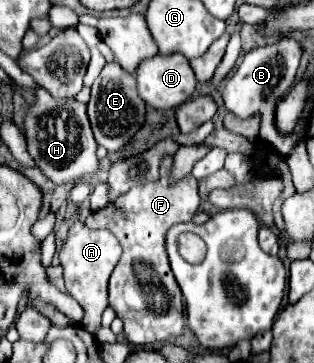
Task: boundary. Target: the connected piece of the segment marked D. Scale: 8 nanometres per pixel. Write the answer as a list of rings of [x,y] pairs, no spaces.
[[[180,53],[156,55],[152,59],[146,59],[144,63],[140,63],[140,67],[136,71],[136,79],[138,79],[138,95],[146,101],[146,105],[150,105],[154,109],[174,109],[174,107],[182,105],[184,101],[188,101],[196,91],[194,71],[192,71],[188,59]]]

